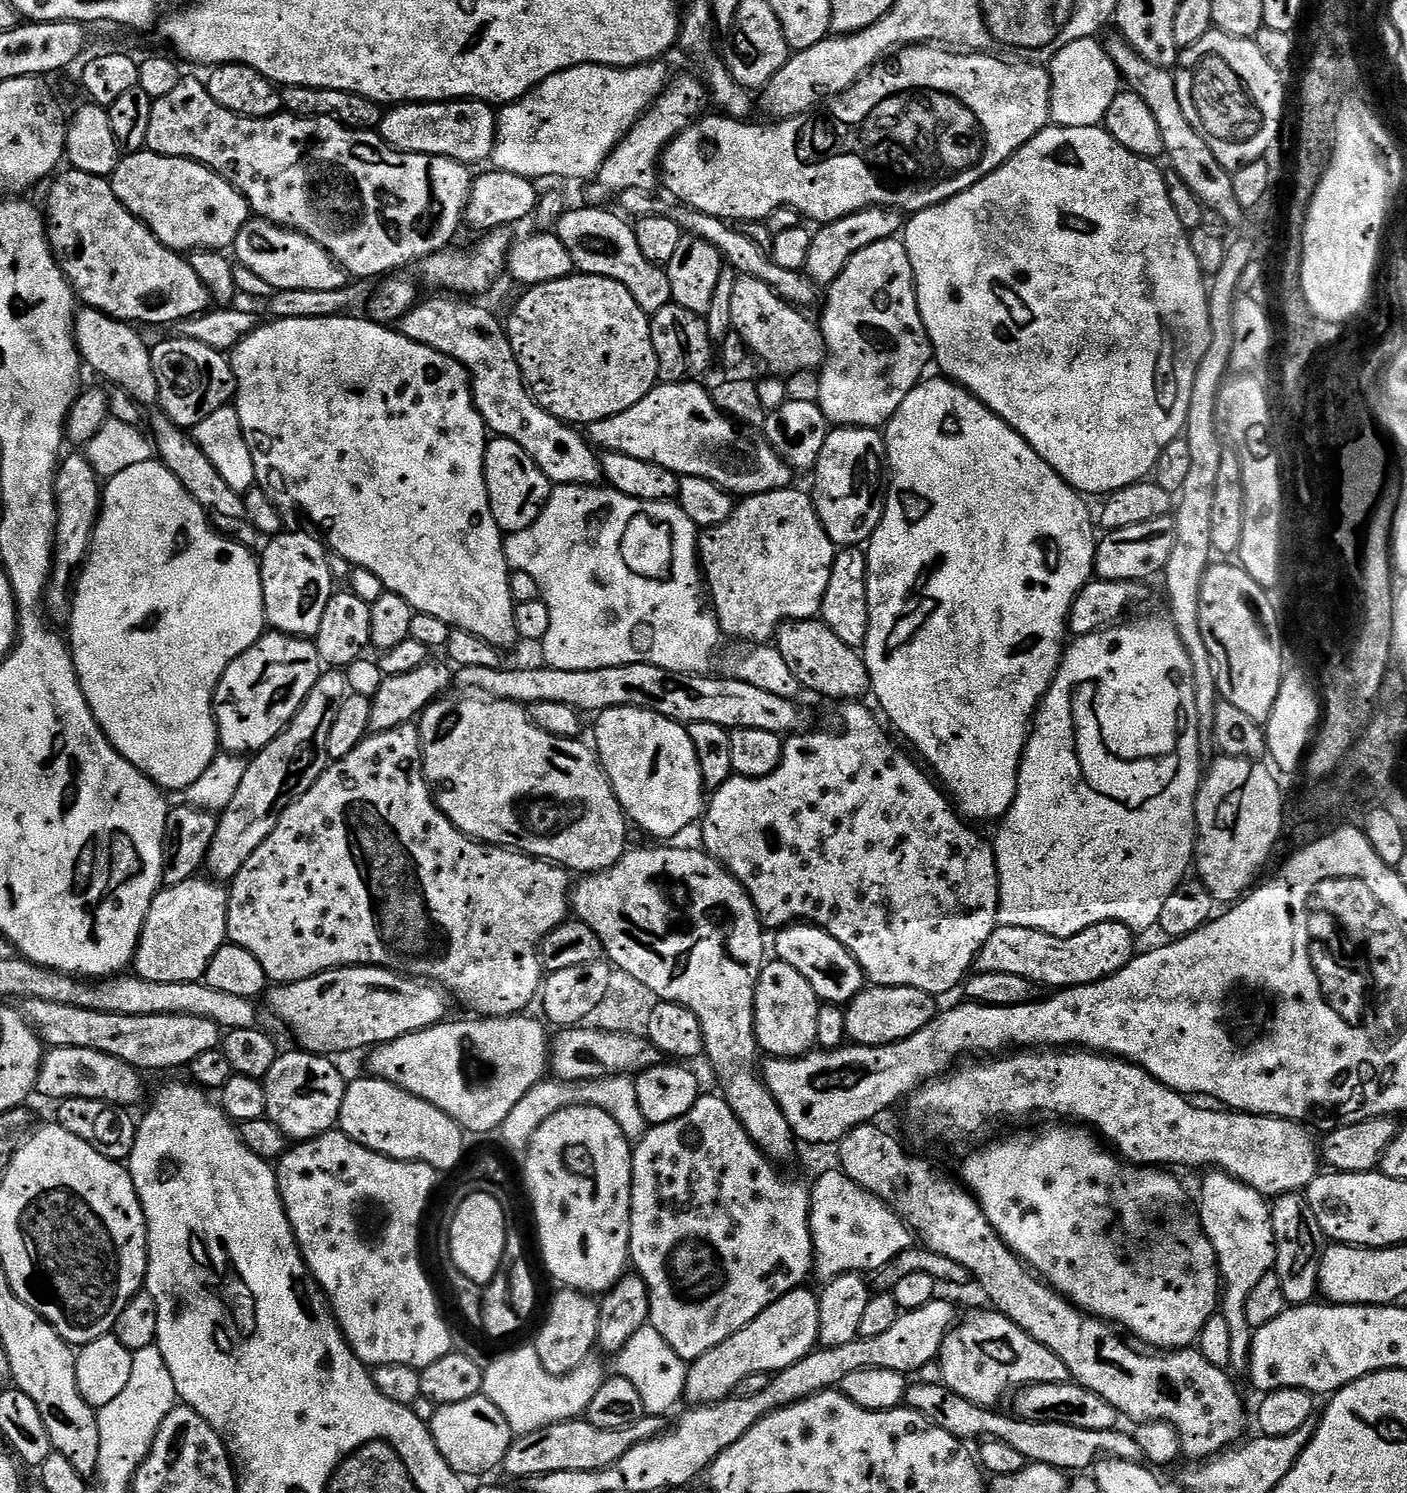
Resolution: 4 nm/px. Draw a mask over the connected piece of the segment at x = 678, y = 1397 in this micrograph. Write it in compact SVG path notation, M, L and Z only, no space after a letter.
M650 1326L640 1328L638 1334L634 1334L634 1338L630 1338L626 1346L622 1346L622 1350L615 1353L614 1360L615 1375L626 1378L626 1382L632 1383L634 1390L638 1390L647 1415L667 1417L668 1411L684 1400L684 1387L688 1377L686 1362L670 1347L666 1338L658 1334L658 1330Z

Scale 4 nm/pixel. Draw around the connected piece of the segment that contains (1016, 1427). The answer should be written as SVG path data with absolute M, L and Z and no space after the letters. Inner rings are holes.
M913 1383L909 1387L906 1397L907 1407L913 1412L921 1412L925 1418L934 1426L938 1426L942 1430L946 1430L951 1436L957 1436L959 1440L965 1442L983 1441L985 1438L990 1440L1001 1440L1006 1442L1006 1446L1011 1446L1013 1450L1018 1450L1018 1454L1022 1454L1022 1458L1026 1462L1034 1464L1045 1464L1046 1466L1054 1466L1068 1474L1080 1474L1085 1470L1095 1469L1097 1462L1102 1459L1106 1460L1125 1460L1126 1462L1137 1462L1141 1459L1142 1453L1135 1435L1131 1431L1120 1432L1119 1427L1110 1430L1078 1430L1078 1426L1070 1426L1062 1422L1034 1422L1033 1420L1022 1420L1015 1414L1003 1416L1000 1410L991 1408L983 1408L974 1402L970 1402L966 1398L962 1398L958 1394L954 1394L954 1390L945 1388L943 1383L936 1384L916 1384Z

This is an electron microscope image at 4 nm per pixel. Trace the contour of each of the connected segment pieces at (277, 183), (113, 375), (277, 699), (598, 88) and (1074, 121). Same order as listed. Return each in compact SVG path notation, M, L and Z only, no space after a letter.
M181 78L178 82L178 86L174 86L174 90L171 94L166 94L166 98L158 98L157 100L152 101L152 113L150 114L150 130L148 131L148 142L146 145L147 151L157 152L158 154L162 154L163 156L177 156L178 158L186 158L187 160L196 160L200 164L205 164L205 166L212 172L216 173L217 176L221 176L222 178L226 178L226 182L230 182L236 189L239 190L240 193L246 198L246 202L248 203L249 209L259 219L268 220L272 224L277 224L278 226L282 226L283 228L292 228L296 232L300 232L306 238L310 238L314 242L318 242L318 246L322 246L324 249L328 251L330 255L334 257L336 263L340 265L341 268L344 269L345 272L348 273L349 277L356 278L356 276L376 276L375 278L384 278L389 274L395 273L397 270L404 270L404 267L407 264L415 265L417 262L424 260L428 256L433 256L435 252L443 252L445 248L449 247L453 243L452 240L456 236L456 231L459 230L460 224L462 228L462 221L464 220L464 212L468 209L468 199L470 198L470 194L472 193L472 182L474 179L474 172L471 167L467 164L460 164L456 160L451 160L450 158L446 158L445 156L423 156L422 154L410 154L409 152L400 152L396 148L392 148L388 145L383 138L378 135L375 131L372 130L357 130L354 128L348 128L345 124L340 123L339 120L332 120L329 116L318 116L315 118L305 118L302 116L293 116L291 114L277 114L274 116L267 116L266 118L262 118L261 120L255 120L254 118L250 118L249 116L239 116L238 114L234 114L230 110L226 110L222 106L218 106L218 102L214 102L214 98L210 98L210 94L208 93L208 85L205 83L203 79L200 80L188 80L188 78Z
M84 306L77 311L74 331L76 333L76 347L80 349L83 363L87 367L89 364L98 375L105 376L108 379L106 381L124 390L140 406L157 403L156 371L152 365L152 354L149 345L144 345L143 338L136 333L139 331L133 325L123 320L116 320L113 316L107 316L106 313L99 312L97 308Z
M265 631L250 650L246 650L222 674L216 687L216 697L212 700L212 710L216 718L218 744L228 754L255 754L261 752L298 714L302 702L314 690L322 675L322 661L315 643L303 636L287 636L285 632Z
M664 62L636 64L632 68L611 68L601 64L583 64L562 70L529 90L520 100L505 104L496 117L496 141L490 160L499 171L525 176L541 182L547 176L565 176L568 180L591 181L600 172L616 144L640 117L655 104L670 83Z
M1099 39L1070 42L1050 62L1052 93L1050 94L1050 120L1062 128L1095 128L1103 125L1110 110L1110 102L1122 90L1120 71Z

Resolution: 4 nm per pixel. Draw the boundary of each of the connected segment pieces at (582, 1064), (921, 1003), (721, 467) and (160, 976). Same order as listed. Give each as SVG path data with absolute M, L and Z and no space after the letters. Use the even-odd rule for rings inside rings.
M568 1026L557 1031L550 1044L550 1072L558 1080L601 1080L607 1076L626 1076L639 1074L646 1068L652 1068L661 1063L662 1054L643 1035L614 1034L583 1026Z
M910 986L865 987L844 1008L848 1040L862 1046L886 1046L899 1040L909 1040L937 1016L936 1004L937 997Z
M700 382L657 383L655 388L648 391L646 398L642 398L642 402L634 402L630 410L622 410L622 414L614 414L610 418L587 425L586 428L586 439L597 450L626 454L630 458L642 458L642 462L654 462L679 477L706 478L724 491L740 498L789 487L793 483L792 465L778 455L767 440L763 438L751 440L747 435L751 436L716 409L711 391L707 387L704 389Z
M193 878L186 882L161 887L156 893L154 902L150 902L150 910L142 926L134 961L135 975L146 982L203 981L210 966L210 958L214 958L214 954L218 954L218 950L228 940L228 888L221 886L212 878L200 879Z

